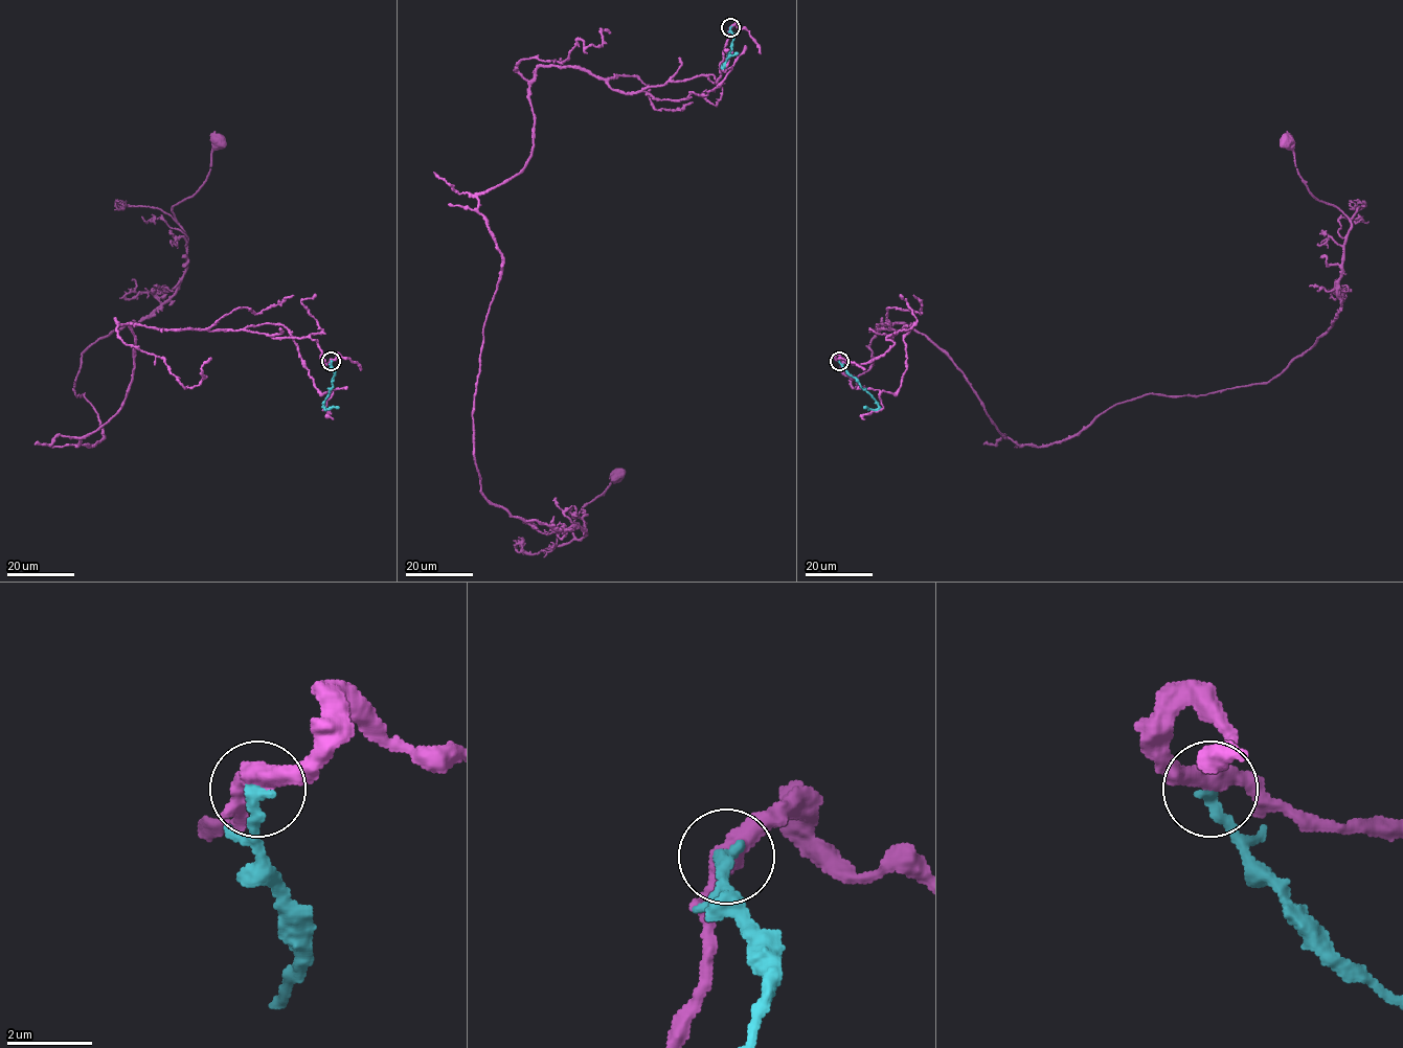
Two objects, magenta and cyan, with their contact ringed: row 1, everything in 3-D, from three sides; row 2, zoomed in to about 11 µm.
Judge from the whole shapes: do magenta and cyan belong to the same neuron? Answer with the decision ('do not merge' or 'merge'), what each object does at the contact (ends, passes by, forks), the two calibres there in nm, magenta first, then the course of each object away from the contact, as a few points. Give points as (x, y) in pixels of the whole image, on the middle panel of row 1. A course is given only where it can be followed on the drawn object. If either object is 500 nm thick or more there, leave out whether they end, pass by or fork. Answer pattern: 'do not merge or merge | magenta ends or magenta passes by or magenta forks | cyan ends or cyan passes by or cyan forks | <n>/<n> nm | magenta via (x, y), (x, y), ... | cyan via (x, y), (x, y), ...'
do not merge | magenta passes by | cyan ends | 480/320 nm | magenta via (730, 27), (717, 82), (540, 66), (529, 159), (477, 198), (502, 259), (482, 494), (581, 539), (617, 475) | cyan via (730, 27), (731, 50), (723, 66), (725, 60), (738, 52)

